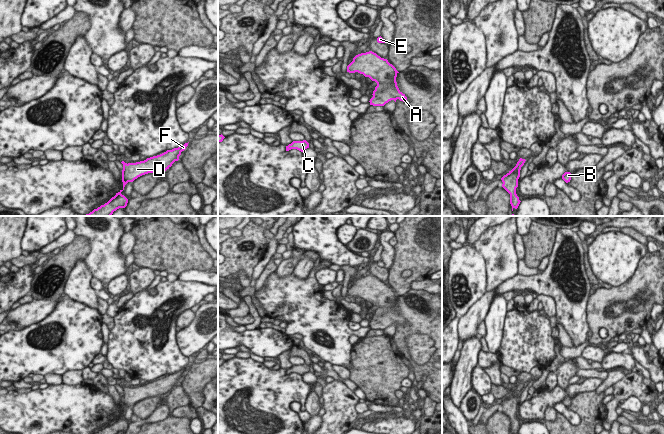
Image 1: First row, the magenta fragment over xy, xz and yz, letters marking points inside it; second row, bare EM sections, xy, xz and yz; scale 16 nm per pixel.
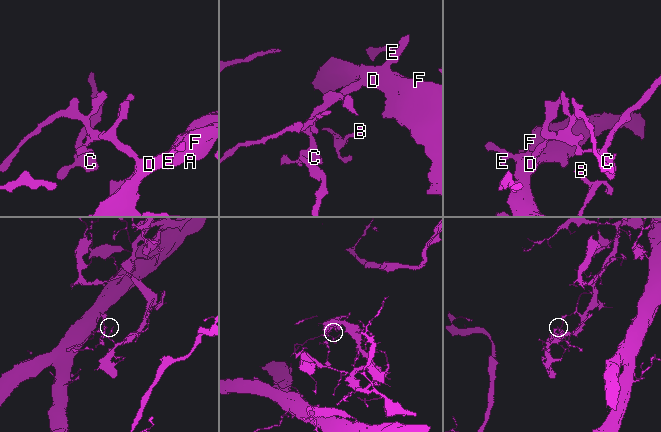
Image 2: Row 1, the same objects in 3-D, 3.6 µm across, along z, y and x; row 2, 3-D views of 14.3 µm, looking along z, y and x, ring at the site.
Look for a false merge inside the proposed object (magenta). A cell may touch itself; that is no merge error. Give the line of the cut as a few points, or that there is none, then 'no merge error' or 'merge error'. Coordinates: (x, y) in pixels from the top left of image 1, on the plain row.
no cut; no merge error

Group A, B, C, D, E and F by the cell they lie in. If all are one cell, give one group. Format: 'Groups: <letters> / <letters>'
Groups: A B C D E F

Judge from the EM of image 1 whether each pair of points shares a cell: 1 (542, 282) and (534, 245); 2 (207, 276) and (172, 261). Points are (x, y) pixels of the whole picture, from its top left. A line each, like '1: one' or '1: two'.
1: two
2: two

